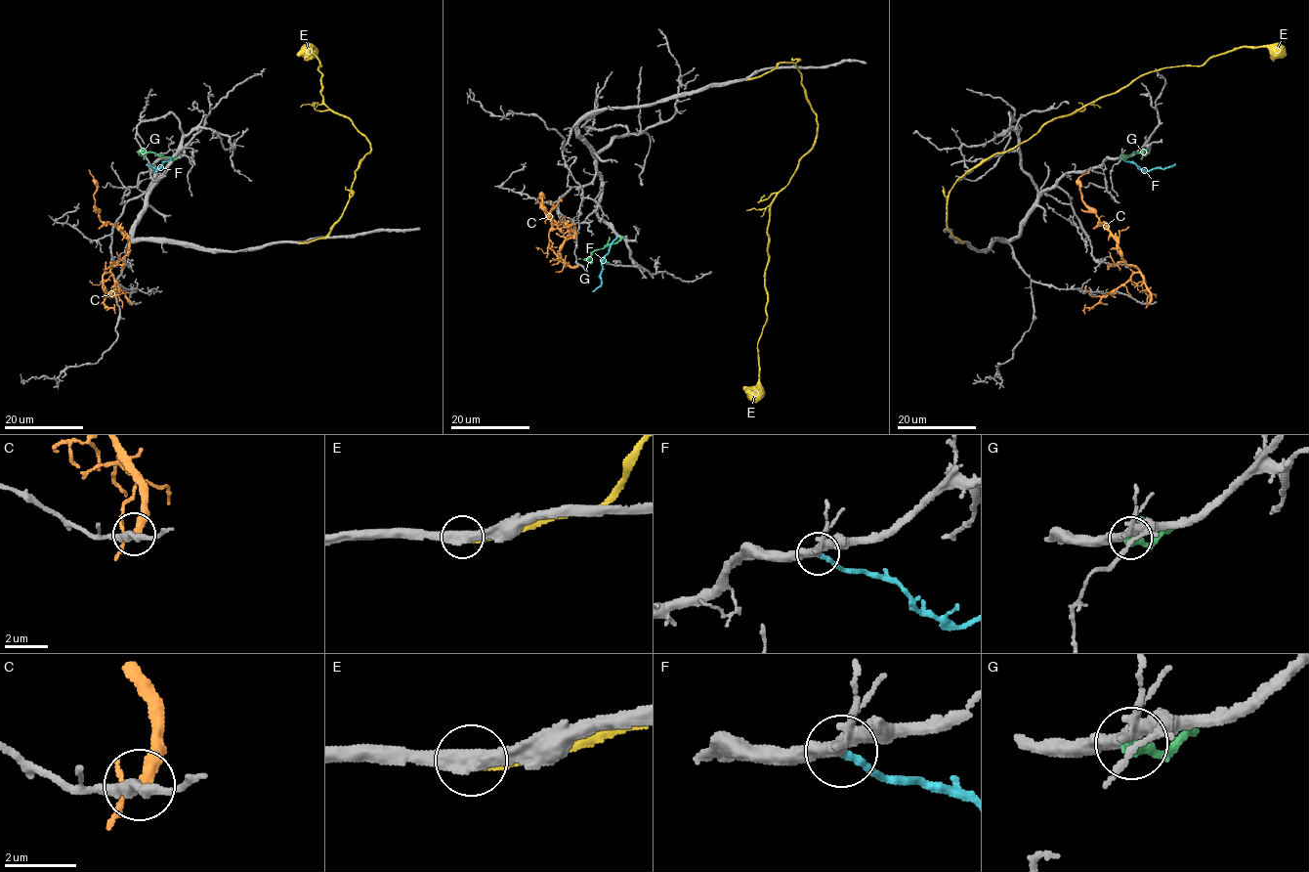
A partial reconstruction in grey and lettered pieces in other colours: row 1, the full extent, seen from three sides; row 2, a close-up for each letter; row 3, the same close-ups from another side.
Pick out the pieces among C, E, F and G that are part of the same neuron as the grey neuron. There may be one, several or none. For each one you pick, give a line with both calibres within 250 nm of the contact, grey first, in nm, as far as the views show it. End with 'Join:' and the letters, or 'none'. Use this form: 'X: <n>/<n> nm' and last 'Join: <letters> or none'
F: 400/220 nm
Join: F

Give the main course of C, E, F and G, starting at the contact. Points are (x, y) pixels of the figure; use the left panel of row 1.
C: (131, 303), (111, 270), (129, 246), (129, 239), (115, 225), (100, 220), (93, 194), (96, 181), (88, 170)
E: (300, 242), (328, 233), (371, 149), (352, 121), (323, 103), (312, 46), (309, 55)
F: (170, 158), (155, 171), (154, 167), (146, 164)
G: (175, 158), (144, 152), (144, 159)

